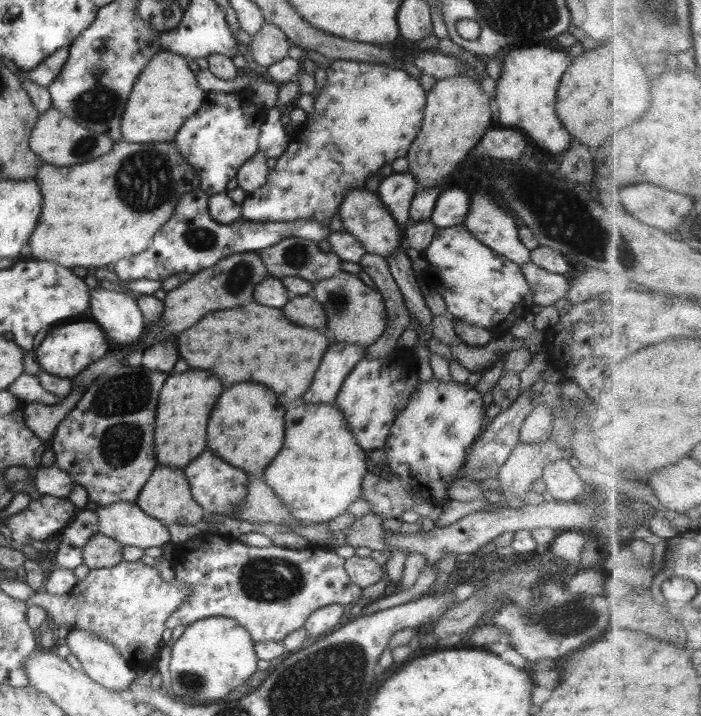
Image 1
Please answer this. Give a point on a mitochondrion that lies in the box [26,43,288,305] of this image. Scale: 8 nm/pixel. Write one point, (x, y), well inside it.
(143, 179)

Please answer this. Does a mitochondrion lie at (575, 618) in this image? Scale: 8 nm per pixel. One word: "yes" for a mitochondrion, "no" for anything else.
yes

